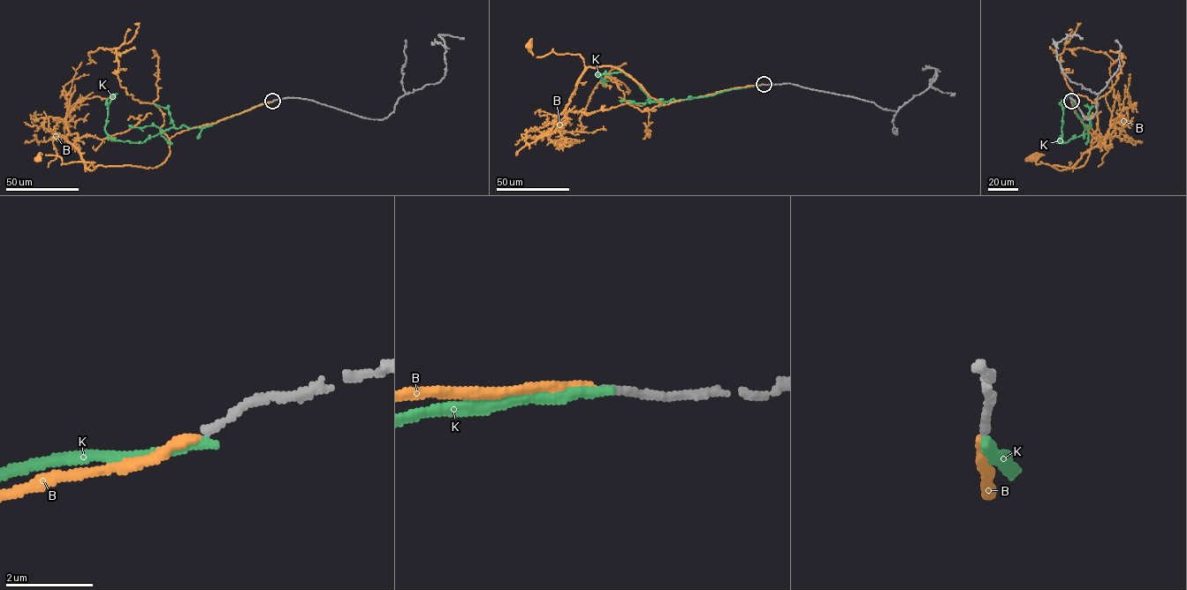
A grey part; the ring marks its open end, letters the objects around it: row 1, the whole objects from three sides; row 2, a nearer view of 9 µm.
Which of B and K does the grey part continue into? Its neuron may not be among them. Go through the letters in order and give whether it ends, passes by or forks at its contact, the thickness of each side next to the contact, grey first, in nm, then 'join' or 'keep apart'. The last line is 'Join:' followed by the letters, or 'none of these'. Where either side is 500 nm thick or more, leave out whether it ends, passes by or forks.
B: it ends; calibres 190 and 190 nm; join
K: it ends; calibres 190 and 260 nm; keep apart
Join: B

